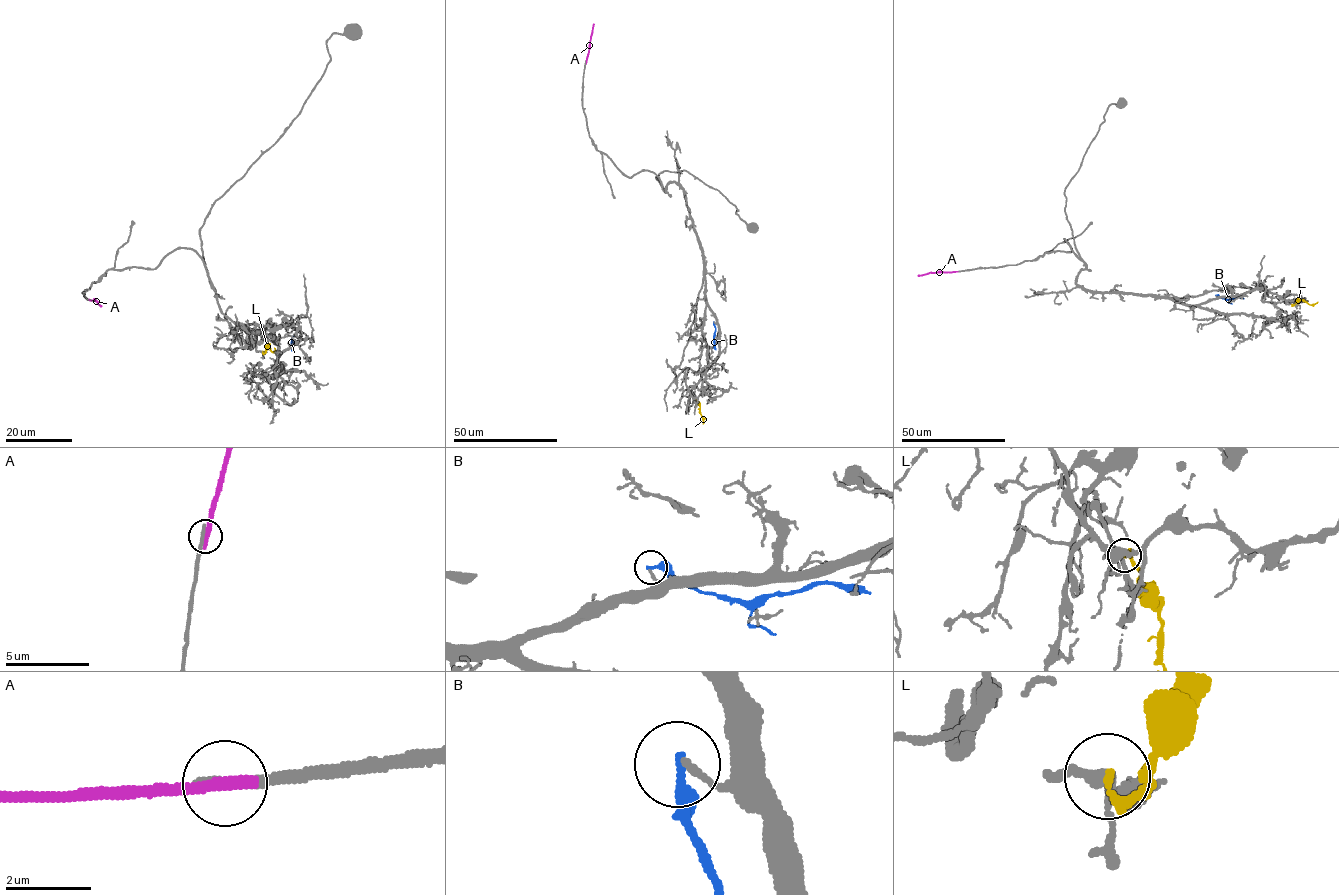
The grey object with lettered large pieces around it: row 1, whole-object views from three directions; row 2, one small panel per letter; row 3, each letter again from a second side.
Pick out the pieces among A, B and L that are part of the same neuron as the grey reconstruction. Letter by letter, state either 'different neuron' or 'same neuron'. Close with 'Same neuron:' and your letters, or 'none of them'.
A: different neuron
B: different neuron
L: different neuron
Same neuron: none of them

